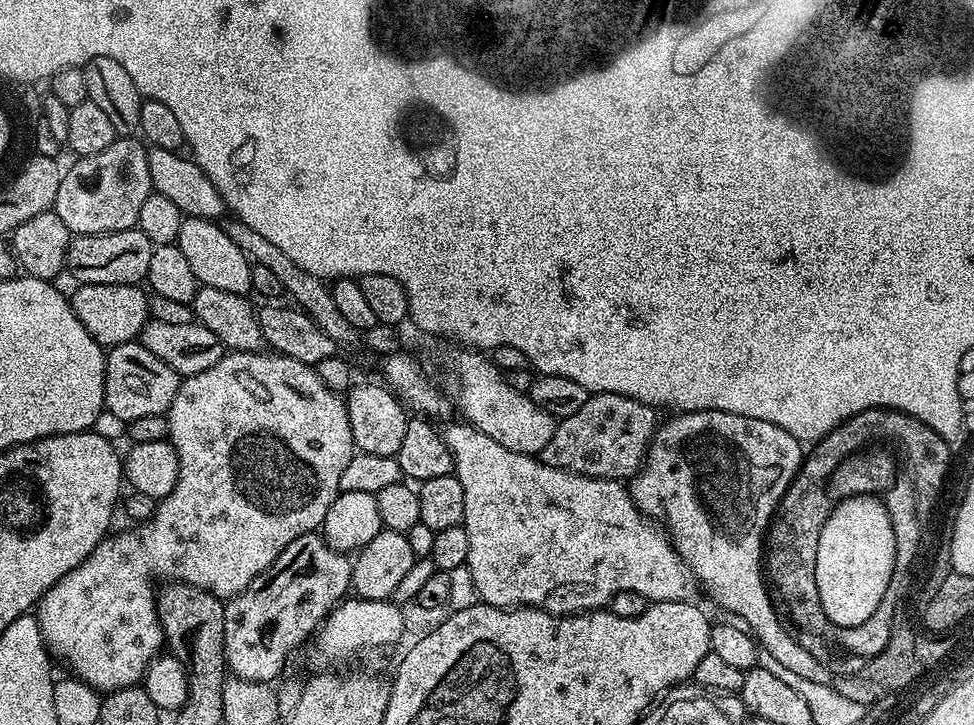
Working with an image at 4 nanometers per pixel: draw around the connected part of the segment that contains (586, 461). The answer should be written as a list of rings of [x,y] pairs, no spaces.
[[[597,392],[589,395],[575,414],[557,423],[554,438],[538,453],[545,464],[583,476],[603,480],[627,481],[640,471],[648,443],[658,427],[657,409],[622,394]]]

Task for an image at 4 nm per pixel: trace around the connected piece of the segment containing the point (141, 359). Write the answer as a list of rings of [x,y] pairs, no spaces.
[[[136,340],[125,344],[114,344],[106,352],[106,386],[104,387],[104,407],[107,415],[114,419],[127,422],[134,418],[150,418],[163,416],[180,389],[182,377],[162,358],[150,354],[146,346]]]

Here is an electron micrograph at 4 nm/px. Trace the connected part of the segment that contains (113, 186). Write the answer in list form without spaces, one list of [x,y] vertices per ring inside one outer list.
[[[118,138],[102,154],[79,157],[60,177],[54,211],[77,236],[114,234],[138,225],[142,202],[152,195],[148,148],[136,138]]]

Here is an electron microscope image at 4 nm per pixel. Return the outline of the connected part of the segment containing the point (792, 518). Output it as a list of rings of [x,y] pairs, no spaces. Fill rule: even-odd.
[[[816,504],[813,508],[807,508],[807,506],[801,506],[795,510],[785,511],[783,514],[777,515],[775,519],[773,519],[767,533],[766,533],[766,557],[768,556],[768,564],[766,563],[766,572],[770,577],[771,583],[774,585],[776,583],[775,591],[778,593],[780,591],[780,596],[784,599],[784,604],[788,607],[788,612],[793,616],[794,619],[797,620],[798,623],[801,624],[804,628],[813,628],[814,631],[820,632],[823,628],[826,628],[826,621],[824,618],[824,611],[822,610],[822,606],[820,605],[820,599],[818,598],[818,582],[814,578],[814,566],[816,565],[816,559],[818,558],[818,534],[822,534],[822,526],[824,525],[824,519],[828,517],[828,513],[830,511],[829,505],[824,504]]]

